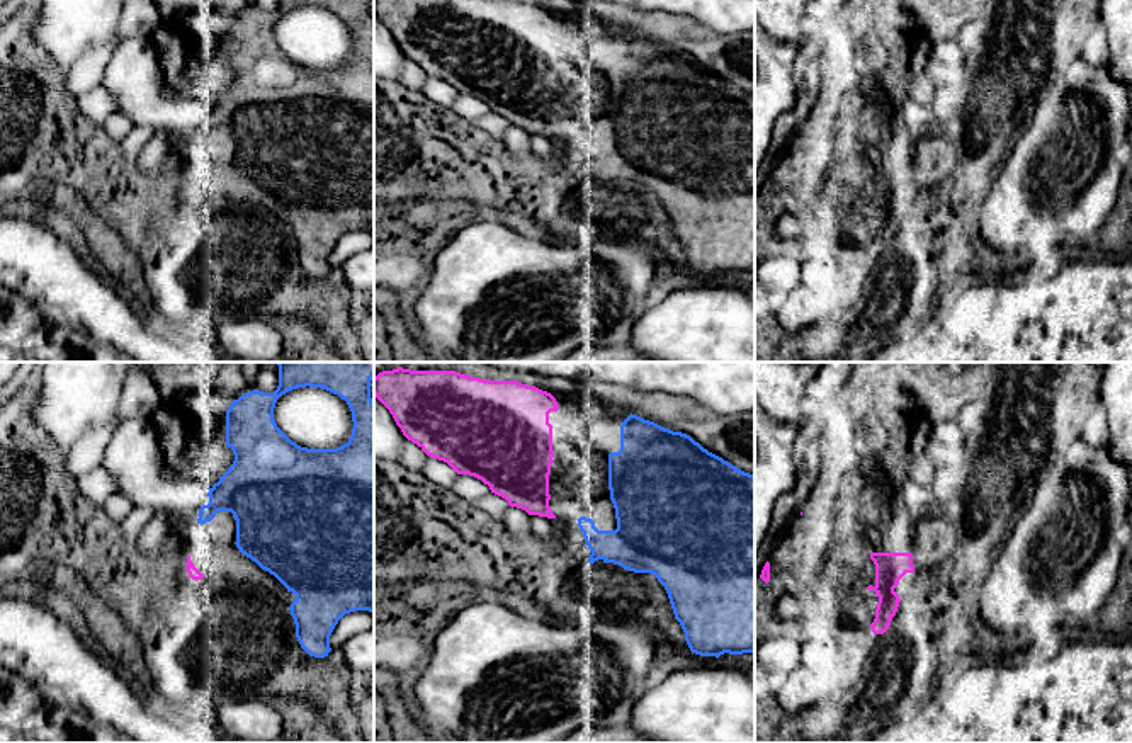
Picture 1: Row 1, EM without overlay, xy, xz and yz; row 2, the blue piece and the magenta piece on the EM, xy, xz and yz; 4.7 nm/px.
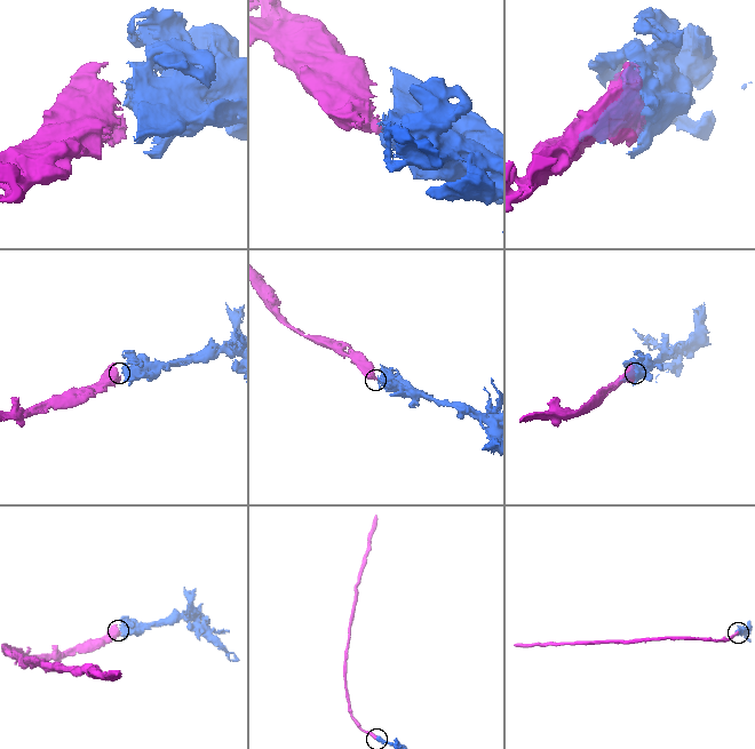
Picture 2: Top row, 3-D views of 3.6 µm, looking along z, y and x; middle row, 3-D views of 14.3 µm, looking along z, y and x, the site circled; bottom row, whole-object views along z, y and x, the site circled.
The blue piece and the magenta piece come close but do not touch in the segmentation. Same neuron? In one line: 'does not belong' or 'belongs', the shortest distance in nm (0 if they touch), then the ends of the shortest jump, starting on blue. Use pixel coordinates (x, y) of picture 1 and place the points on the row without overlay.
belongs | 110 nm | xz (578, 138), (554, 136)

